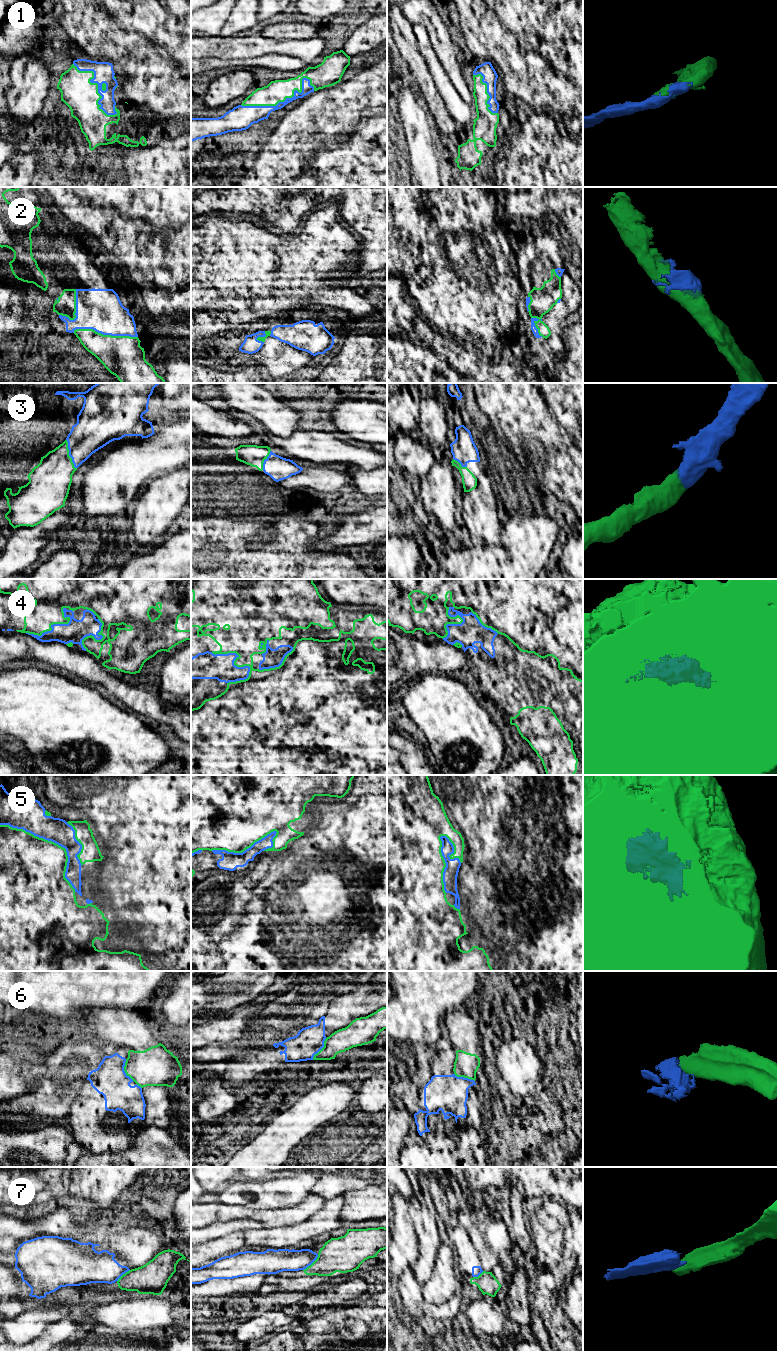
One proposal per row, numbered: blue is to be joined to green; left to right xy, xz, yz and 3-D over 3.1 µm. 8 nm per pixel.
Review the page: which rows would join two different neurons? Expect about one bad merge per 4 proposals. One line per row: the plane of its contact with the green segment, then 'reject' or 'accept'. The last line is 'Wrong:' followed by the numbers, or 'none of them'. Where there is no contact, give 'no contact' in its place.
1: meets green in xz; accept
2: meets green in xy; accept
3: meets green in xy; accept
4: meets green in xz; accept
5: meets green in xy; accept
6: meets green in xy; reject
7: meets green in xz; reject
Wrong: 6, 7

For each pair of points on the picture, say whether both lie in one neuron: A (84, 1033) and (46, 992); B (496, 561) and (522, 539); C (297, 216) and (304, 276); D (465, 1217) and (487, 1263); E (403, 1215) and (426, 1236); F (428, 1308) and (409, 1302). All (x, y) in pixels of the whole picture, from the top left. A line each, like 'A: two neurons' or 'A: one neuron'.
A: two neurons
B: one neuron
C: two neurons
D: one neuron
E: two neurons
F: two neurons

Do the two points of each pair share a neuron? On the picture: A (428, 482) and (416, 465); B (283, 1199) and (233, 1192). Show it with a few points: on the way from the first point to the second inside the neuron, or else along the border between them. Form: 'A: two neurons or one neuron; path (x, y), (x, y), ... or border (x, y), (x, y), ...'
A: two neurons; border (436, 462), (420, 478)
B: one neuron; path (271, 1198), (260, 1195), (250, 1189), (245, 1190)

